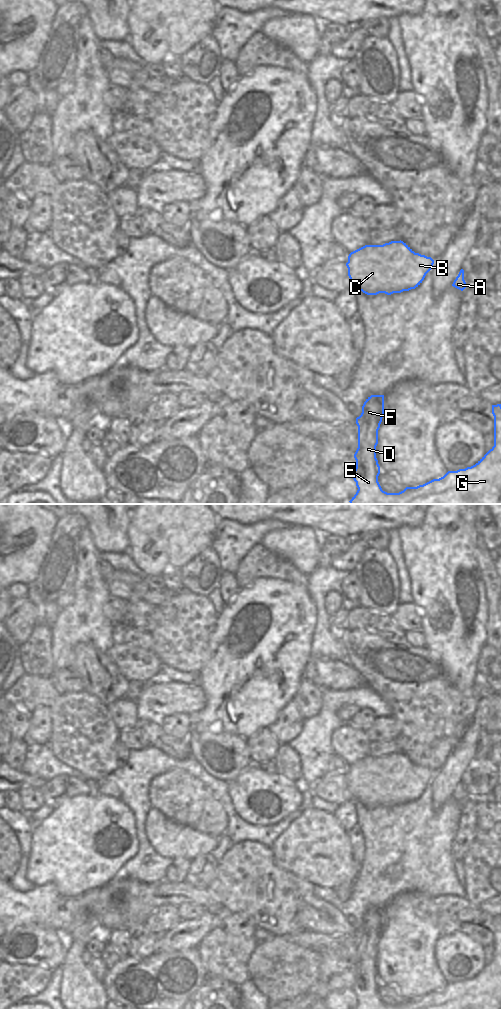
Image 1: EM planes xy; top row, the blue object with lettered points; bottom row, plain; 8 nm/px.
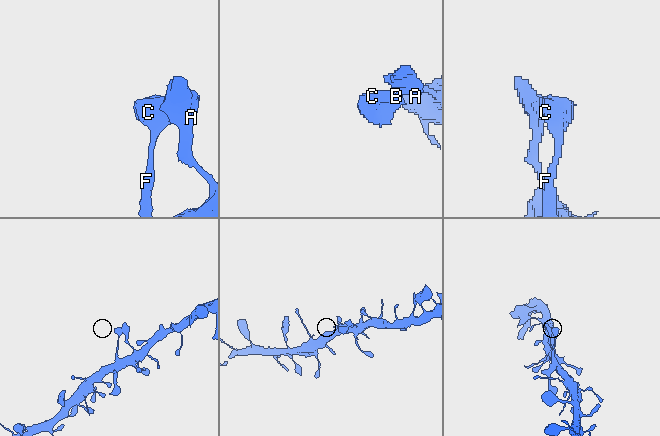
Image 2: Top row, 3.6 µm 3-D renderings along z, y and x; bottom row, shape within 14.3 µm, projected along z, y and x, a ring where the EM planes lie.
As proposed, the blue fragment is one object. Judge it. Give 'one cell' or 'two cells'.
one cell

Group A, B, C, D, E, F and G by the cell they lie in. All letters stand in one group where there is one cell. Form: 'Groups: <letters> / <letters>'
Groups: A B C D E F G.

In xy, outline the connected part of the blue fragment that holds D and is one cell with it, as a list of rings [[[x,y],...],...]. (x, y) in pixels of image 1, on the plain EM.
[[[371,907],[362,918],[362,925],[356,930],[358,938],[358,960],[354,966],[356,980],[352,990],[358,1000],[354,1009],[501,1009],[501,916],[492,917],[494,928],[494,958],[473,978],[457,983],[448,983],[443,989],[433,991],[417,999],[406,999],[399,1005],[387,1005],[382,1002],[378,988],[380,978],[376,970],[376,958],[378,956],[378,942],[384,928],[384,907]]]

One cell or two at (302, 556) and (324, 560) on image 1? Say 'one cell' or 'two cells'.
two cells

